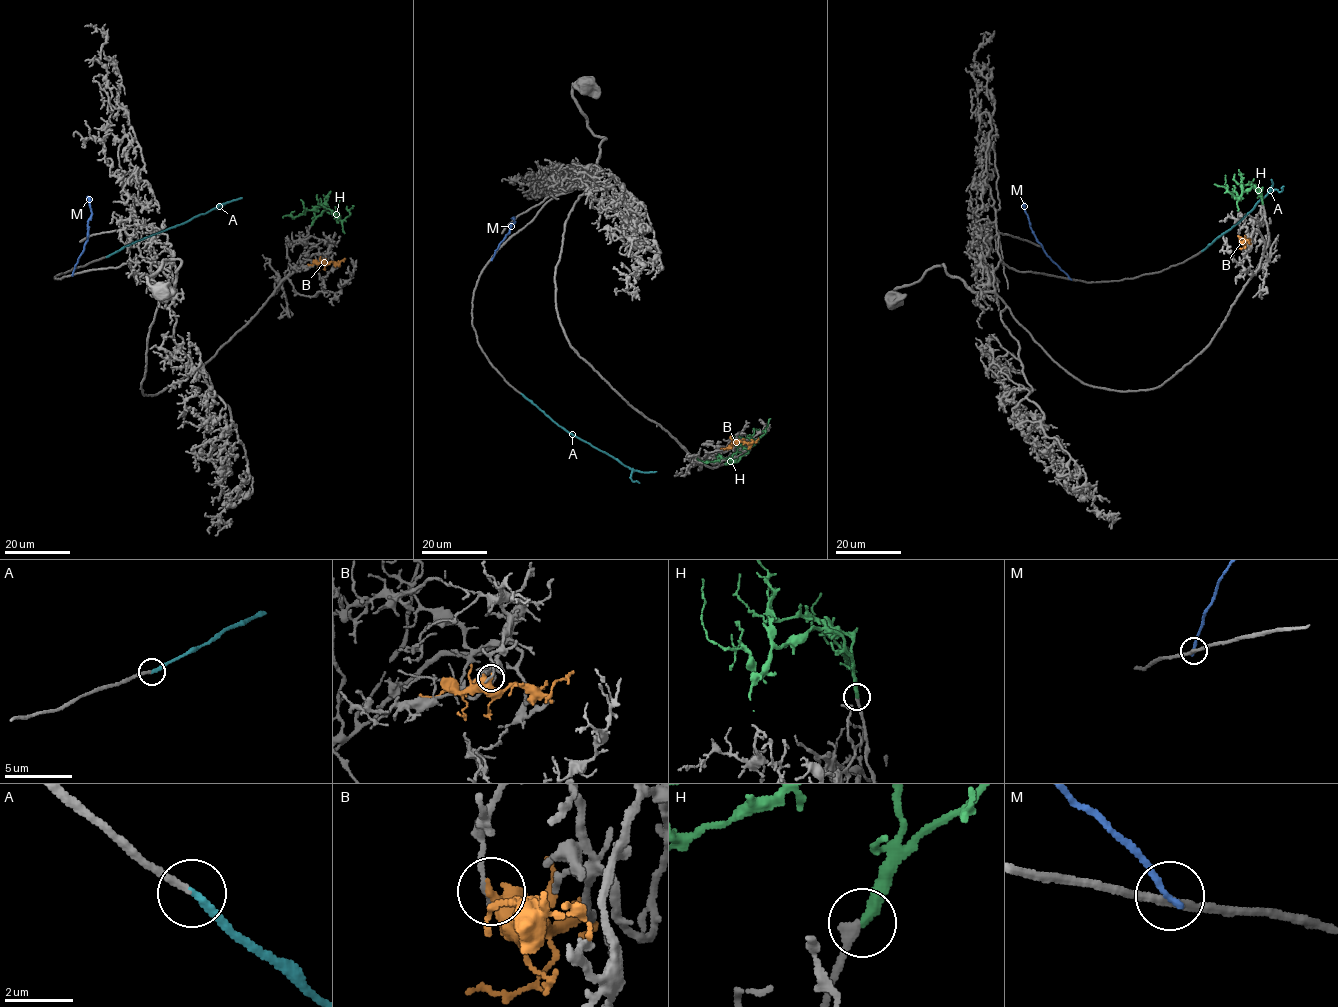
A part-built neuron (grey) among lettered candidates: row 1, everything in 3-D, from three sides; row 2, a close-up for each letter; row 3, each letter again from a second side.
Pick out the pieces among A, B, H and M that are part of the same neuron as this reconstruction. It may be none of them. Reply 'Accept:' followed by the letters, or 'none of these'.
Accept: A, H

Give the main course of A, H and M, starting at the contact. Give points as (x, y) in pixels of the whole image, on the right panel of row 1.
A: (1202, 251), (1267, 194), (1272, 185), (1271, 179)
H: (1263, 204), (1260, 191), (1254, 187), (1242, 192), (1239, 198), (1236, 192), (1226, 189), (1225, 175)
M: (1070, 278), (1036, 239), (1023, 202)

